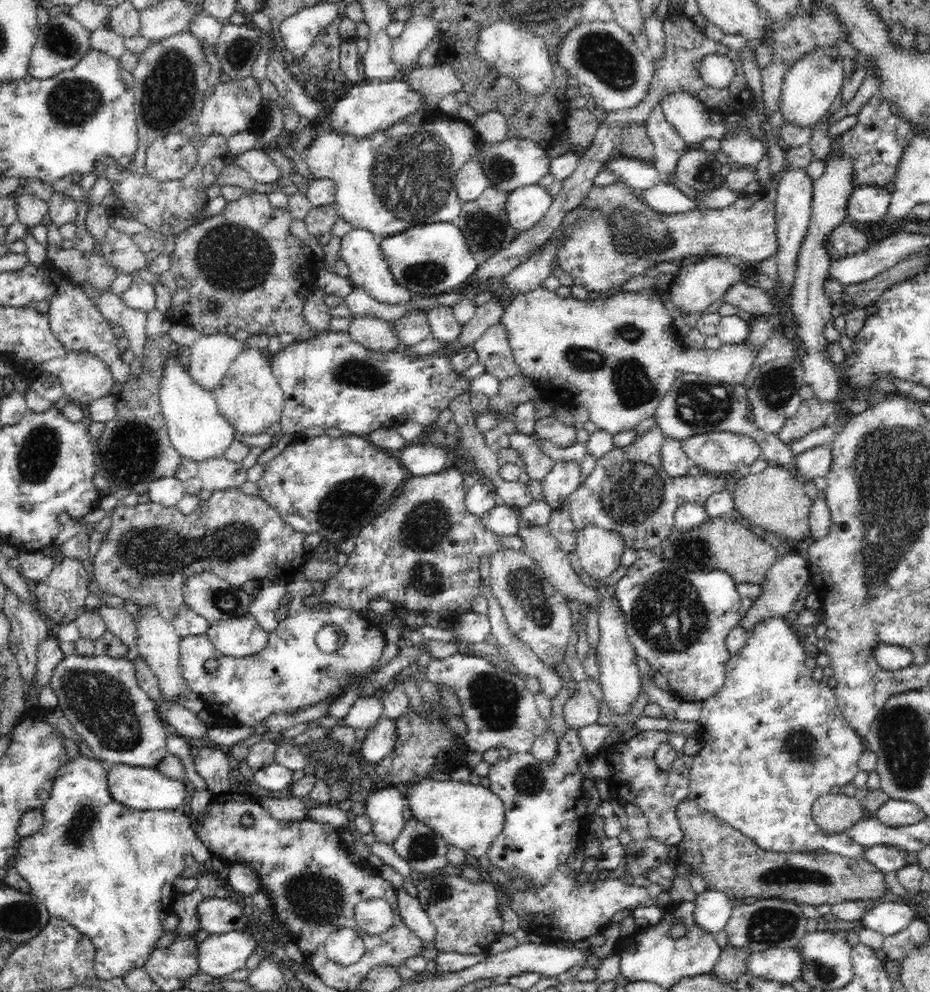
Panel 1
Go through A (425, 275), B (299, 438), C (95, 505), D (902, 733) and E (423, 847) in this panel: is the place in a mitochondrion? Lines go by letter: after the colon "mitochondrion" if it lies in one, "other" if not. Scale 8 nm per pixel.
A: mitochondrion
B: other
C: other
D: mitochondrion
E: mitochondrion

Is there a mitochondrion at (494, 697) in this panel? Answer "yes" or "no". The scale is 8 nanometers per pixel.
yes

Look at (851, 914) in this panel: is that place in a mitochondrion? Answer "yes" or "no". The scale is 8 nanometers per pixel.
no

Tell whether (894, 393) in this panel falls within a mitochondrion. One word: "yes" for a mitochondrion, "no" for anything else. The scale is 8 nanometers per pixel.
no

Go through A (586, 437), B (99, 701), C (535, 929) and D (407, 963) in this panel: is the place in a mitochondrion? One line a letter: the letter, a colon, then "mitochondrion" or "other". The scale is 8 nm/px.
A: other
B: mitochondrion
C: other
D: other

